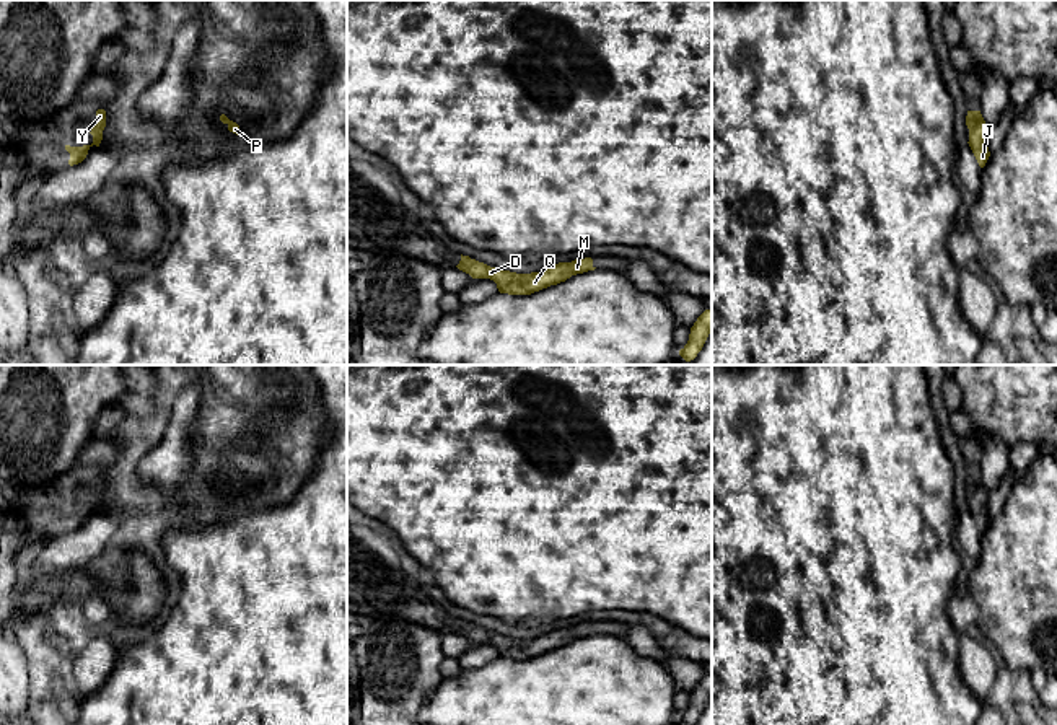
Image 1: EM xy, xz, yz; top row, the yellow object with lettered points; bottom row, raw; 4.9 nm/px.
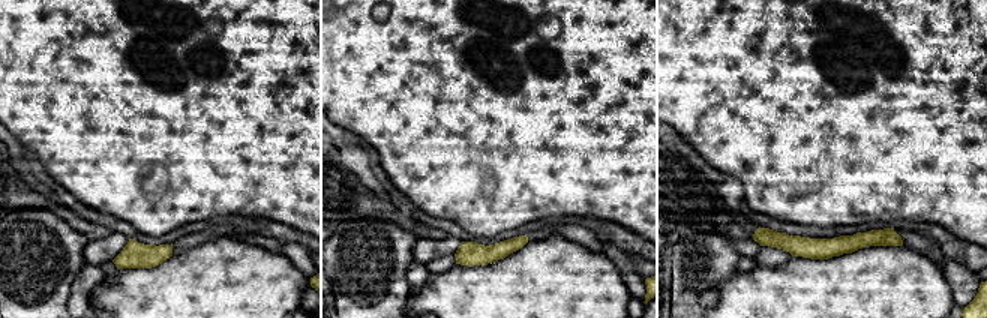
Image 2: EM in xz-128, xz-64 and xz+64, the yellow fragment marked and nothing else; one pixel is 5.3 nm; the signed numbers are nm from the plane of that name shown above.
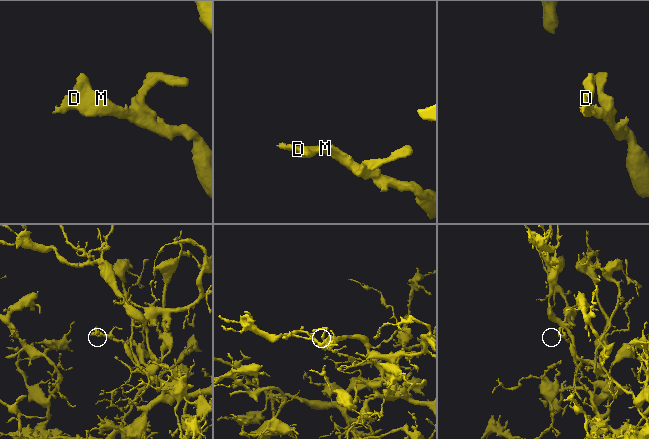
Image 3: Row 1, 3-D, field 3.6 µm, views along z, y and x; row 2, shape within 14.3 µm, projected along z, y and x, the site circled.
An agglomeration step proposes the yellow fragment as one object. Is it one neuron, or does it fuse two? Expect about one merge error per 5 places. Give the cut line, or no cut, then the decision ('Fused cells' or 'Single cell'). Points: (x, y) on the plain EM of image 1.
No split. Single cell

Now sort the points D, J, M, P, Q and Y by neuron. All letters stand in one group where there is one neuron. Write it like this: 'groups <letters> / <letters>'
groups D J M P Q Y

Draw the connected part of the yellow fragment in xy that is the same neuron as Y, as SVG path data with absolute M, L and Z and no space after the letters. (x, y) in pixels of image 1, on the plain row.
M98 474L98 476L96 476L96 484L94 484L93 492L91 492L91 497L90 497L90 499L93 500L93 508L91 508L91 510L83 510L83 512L70 512L70 510L65 510L65 515L70 518L70 525L68 525L68 529L70 529L70 531L81 528L81 526L86 523L88 515L90 515L93 510L99 512L99 508L101 508L101 505L103 505L103 495L104 495L104 492L106 492L106 476L104 476L104 474Z

